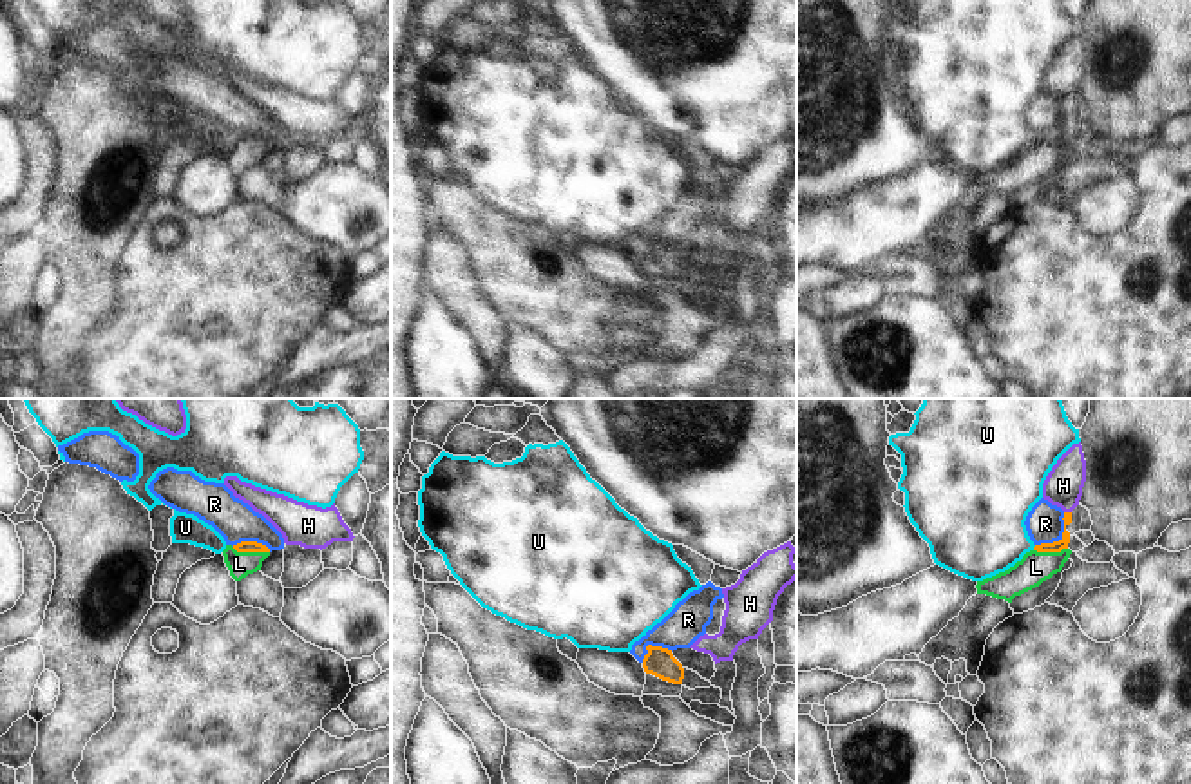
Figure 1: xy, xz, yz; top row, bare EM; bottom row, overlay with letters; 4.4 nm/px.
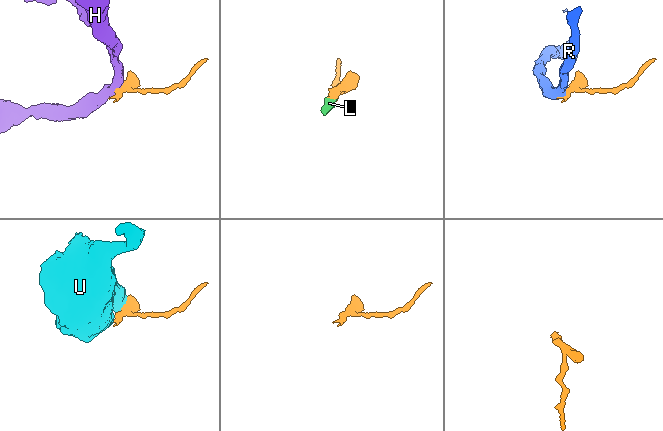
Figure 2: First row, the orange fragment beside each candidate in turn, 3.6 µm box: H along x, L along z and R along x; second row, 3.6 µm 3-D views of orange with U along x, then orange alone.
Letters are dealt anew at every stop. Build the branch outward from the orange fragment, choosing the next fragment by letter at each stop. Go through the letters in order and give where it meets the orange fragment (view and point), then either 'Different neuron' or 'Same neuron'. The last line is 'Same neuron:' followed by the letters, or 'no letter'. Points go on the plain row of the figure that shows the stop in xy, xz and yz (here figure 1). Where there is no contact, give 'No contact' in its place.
H: Touches orange at yz (1068, 107). Different neuron
L: Touches orange at xy (250, 145). Same neuron
R: Touches orange at yz (1059, 134). Different neuron
U: Touches orange at yz (1034, 142). Different neuron
Same neuron: L

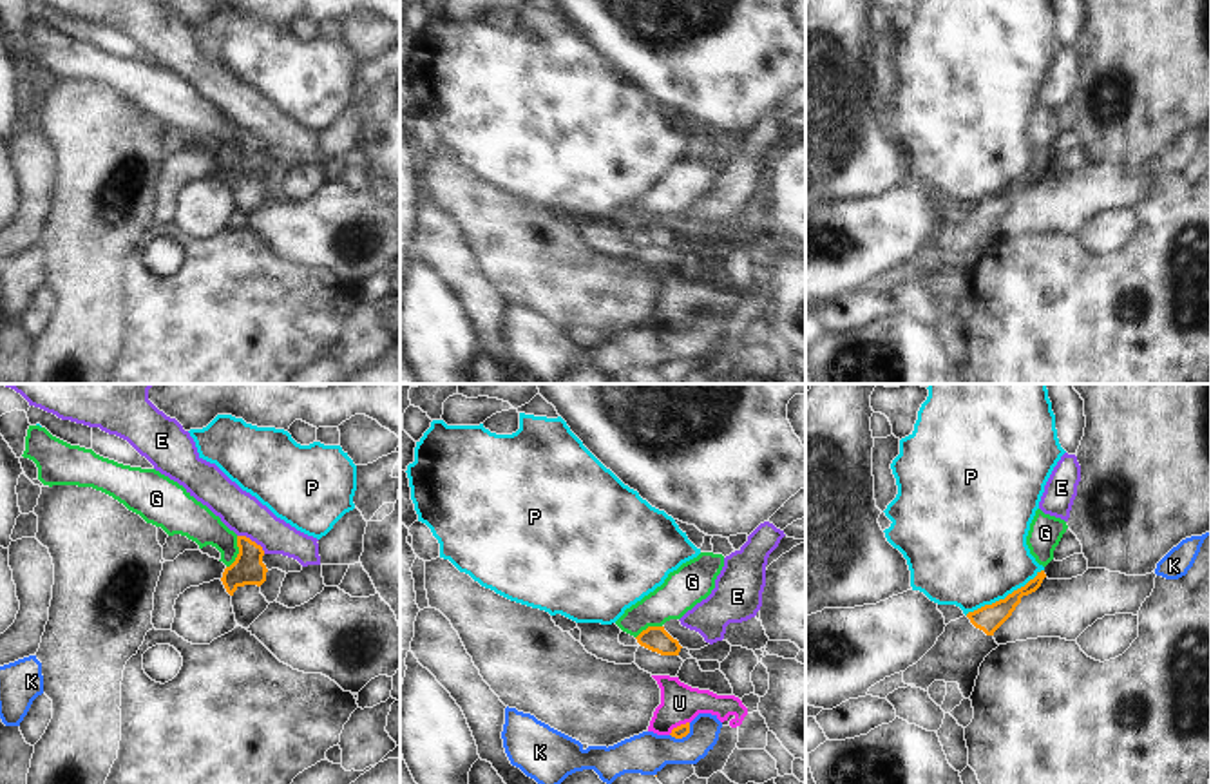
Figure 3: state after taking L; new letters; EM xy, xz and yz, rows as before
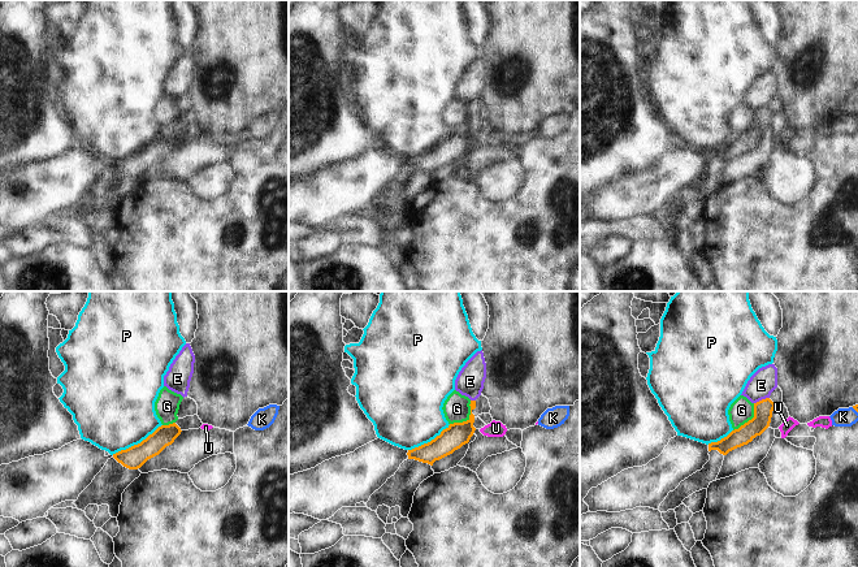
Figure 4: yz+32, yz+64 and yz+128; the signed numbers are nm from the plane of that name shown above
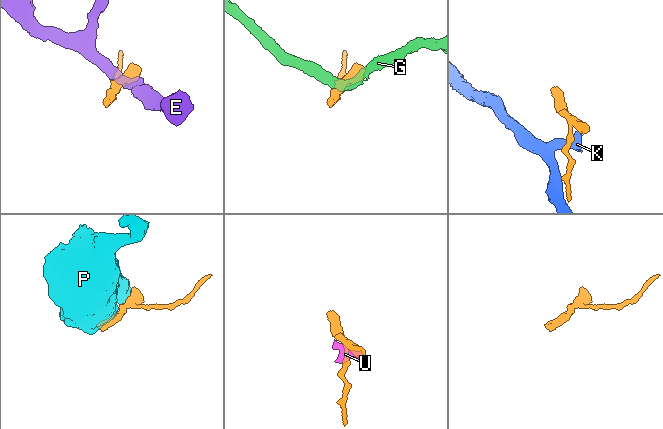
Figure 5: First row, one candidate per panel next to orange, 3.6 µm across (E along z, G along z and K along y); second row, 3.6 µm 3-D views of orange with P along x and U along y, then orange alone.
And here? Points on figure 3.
E: Touches orange at xy (250, 134). Different neuron
G: Touches orange at xy (239, 147). Different neuron
K: Touches orange at xz (683, 330). Different neuron
P: Touches orange at yz (1005, 192). Different neuron
U: Touches orange at xz (677, 321). Different neuron
Same neuron: no letter

